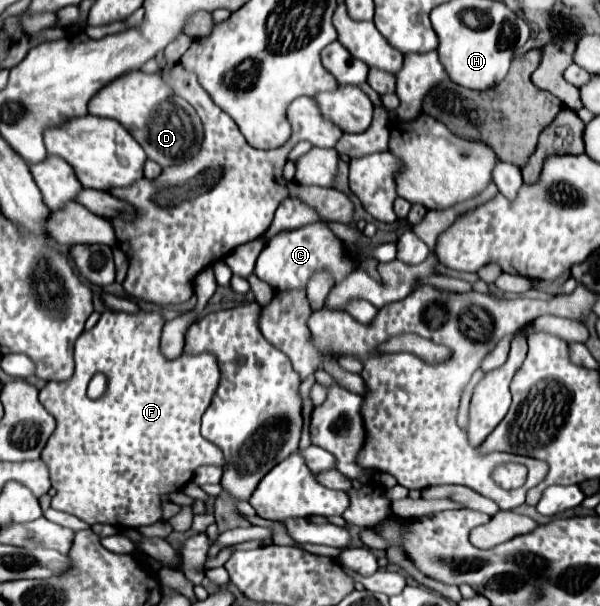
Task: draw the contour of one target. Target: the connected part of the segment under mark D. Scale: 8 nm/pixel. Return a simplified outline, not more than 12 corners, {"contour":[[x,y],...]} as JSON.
{"contour":[[159,73],[101,89],[89,113],[117,119],[163,167],[203,141],[197,111]]}

